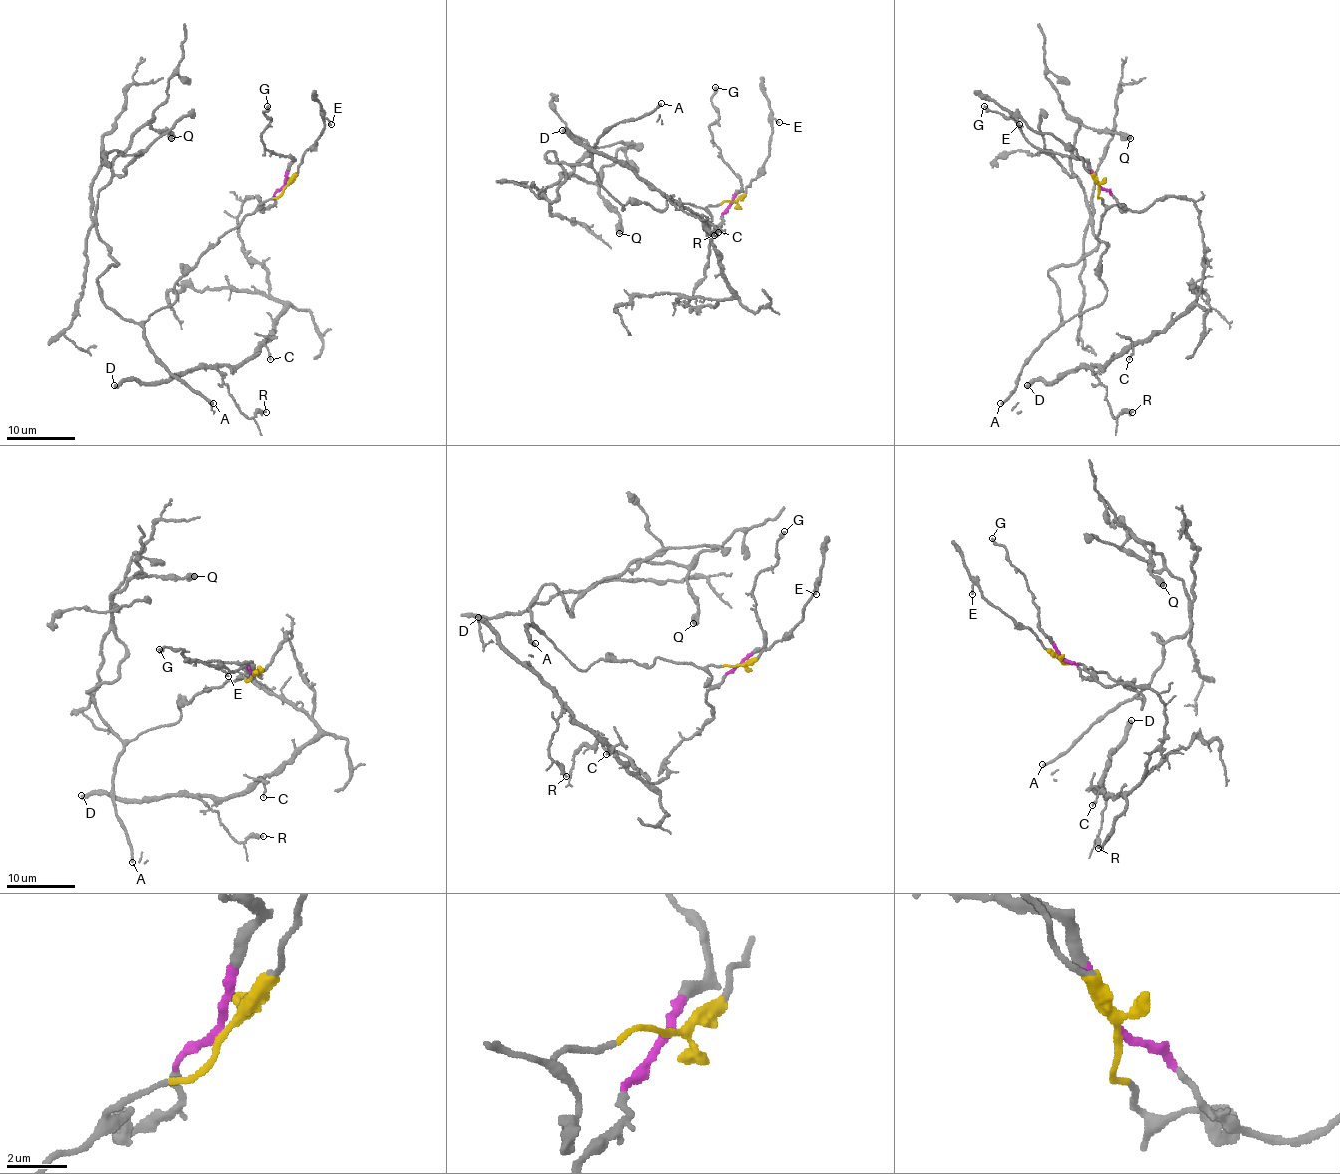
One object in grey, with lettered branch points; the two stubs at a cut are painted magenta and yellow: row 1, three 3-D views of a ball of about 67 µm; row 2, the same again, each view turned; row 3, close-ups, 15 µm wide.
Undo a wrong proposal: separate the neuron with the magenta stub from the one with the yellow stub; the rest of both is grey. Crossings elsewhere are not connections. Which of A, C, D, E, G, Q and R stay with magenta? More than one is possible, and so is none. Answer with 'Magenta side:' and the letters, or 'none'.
Magenta side: C, D, G, R

